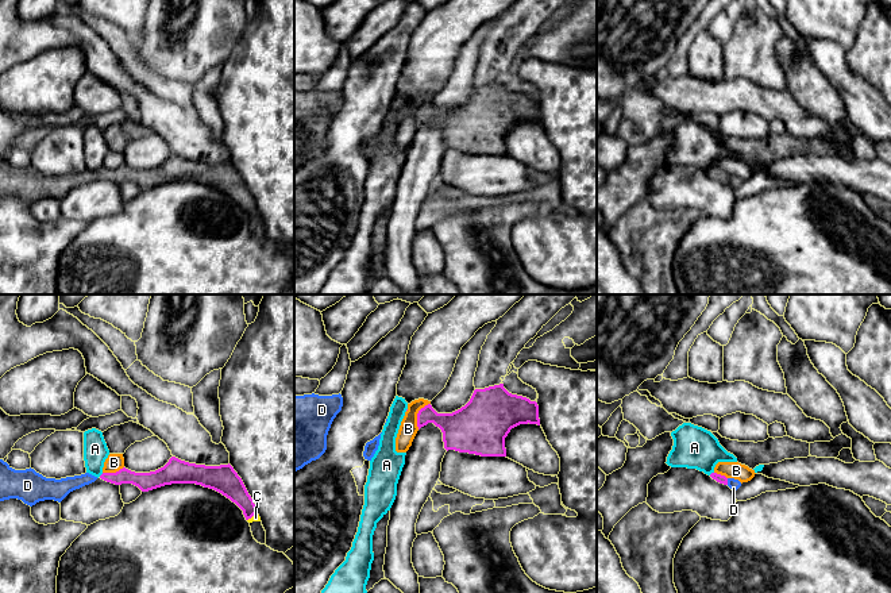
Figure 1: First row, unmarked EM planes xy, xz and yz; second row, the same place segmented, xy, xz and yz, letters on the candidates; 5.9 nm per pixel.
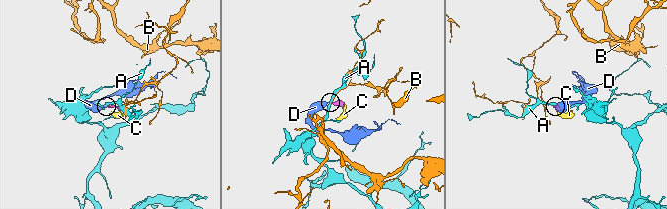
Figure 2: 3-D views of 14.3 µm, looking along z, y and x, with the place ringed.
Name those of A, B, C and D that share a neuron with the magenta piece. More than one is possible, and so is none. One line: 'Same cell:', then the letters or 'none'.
Same cell: C, D

